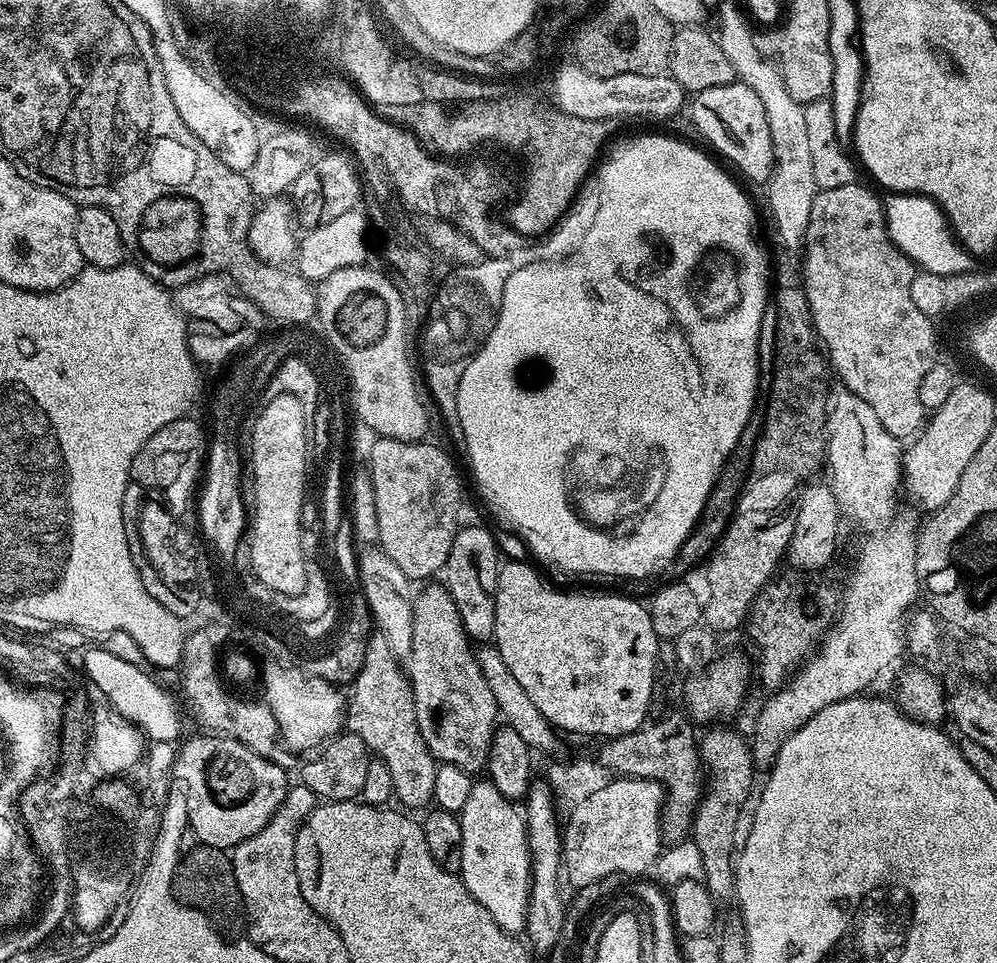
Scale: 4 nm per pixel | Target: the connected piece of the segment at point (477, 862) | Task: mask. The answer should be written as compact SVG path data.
M481 778L473 783L466 806L462 806L458 815L462 826L458 875L464 881L466 890L488 911L490 918L502 926L502 930L523 933L528 923L528 898L532 894L532 859L528 849L528 827L524 824L521 809L506 799L491 780Z

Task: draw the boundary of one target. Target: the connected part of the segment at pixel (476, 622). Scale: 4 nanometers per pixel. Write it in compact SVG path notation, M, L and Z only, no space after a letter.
M476 524L470 525L469 528L467 526L457 528L454 546L450 546L450 554L442 569L442 580L454 598L454 604L458 606L464 629L468 631L473 641L488 642L496 635L494 585L497 575L495 538L486 529L479 528Z

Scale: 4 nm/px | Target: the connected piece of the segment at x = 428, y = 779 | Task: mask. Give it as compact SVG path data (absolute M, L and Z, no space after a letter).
M369 647L362 670L350 685L352 697L349 695L346 700L346 728L366 742L369 753L384 761L393 779L395 799L400 799L405 809L420 808L423 804L433 803L434 774L438 762L430 754L422 738L422 730L418 730L412 685L405 669L396 664L399 664L397 657L386 647Z

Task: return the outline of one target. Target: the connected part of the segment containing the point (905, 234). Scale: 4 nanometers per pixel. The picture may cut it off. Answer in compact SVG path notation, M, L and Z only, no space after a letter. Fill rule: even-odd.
M891 193L883 201L884 220L891 240L923 271L940 277L973 272L977 269L976 258L956 239L947 217L935 201L916 193Z

